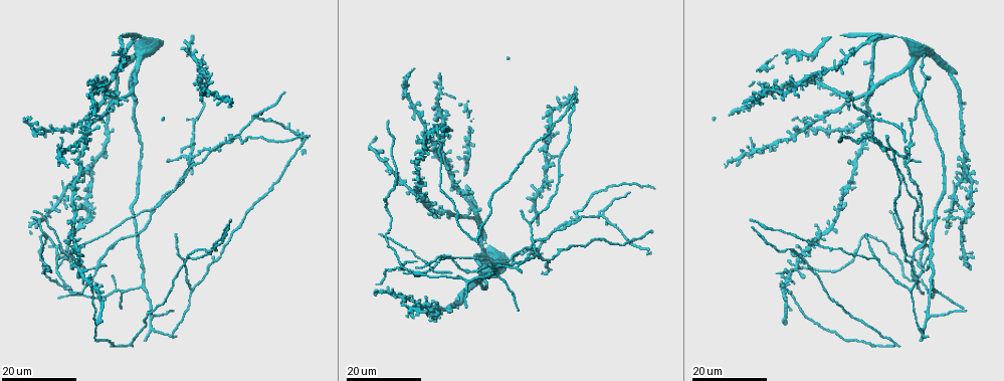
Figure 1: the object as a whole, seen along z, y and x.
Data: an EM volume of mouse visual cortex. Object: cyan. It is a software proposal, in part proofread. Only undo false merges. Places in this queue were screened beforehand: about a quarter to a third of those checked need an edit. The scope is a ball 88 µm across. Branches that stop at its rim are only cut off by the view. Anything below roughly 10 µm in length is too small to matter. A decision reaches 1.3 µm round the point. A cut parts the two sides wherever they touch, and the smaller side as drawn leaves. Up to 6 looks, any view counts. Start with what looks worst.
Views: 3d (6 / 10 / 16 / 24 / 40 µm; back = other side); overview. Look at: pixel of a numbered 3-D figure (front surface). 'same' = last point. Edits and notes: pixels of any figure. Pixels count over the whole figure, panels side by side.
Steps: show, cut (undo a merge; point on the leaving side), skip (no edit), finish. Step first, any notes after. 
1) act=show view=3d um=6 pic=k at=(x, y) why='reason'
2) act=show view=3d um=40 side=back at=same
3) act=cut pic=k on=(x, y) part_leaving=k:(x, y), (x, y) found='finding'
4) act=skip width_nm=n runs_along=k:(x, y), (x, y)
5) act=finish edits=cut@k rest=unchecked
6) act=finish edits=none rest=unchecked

act=show view=3d um=16 pic=1 at=(873, 116) why='arms part here'

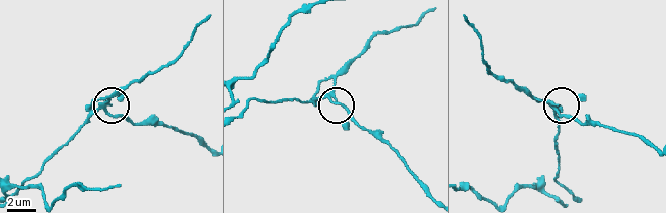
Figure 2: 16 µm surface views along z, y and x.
act=show view=3d um=6 pic=2 at=(553, 106)

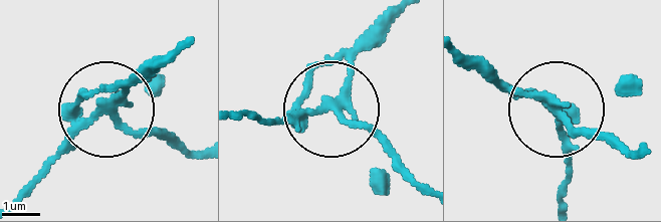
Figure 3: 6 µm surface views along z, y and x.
act=show view=3d um=6 side=back pic=3 at=(117, 110) why='other side'

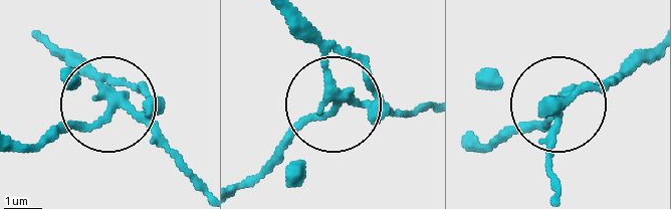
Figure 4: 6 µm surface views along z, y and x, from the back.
act=cut pic=4 on=(80, 132) side_arm_um=13 part_leaving=4:(113, 98), (87, 121), (20, 144) found='a second neuron is stuck on'

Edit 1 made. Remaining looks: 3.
act=show view=3d um=16 pic=1 at=(93, 289)

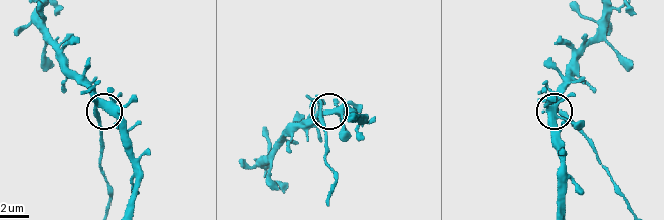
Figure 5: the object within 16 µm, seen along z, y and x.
act=show view=3d um=10 pic=5 at=(103, 109) why='closer look'

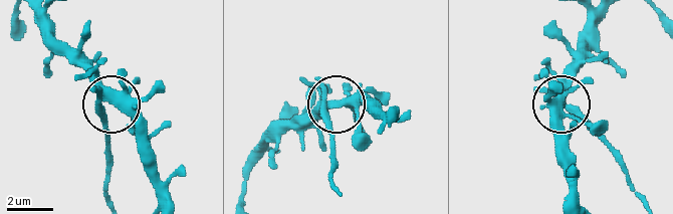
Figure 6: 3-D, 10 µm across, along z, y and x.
act=skip width_nm=390 runs_along=6:(41, 13), (56, 41), (152, 149) found='continuous, no second neuron'

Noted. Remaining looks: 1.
act=finish edits=cut@4 rest=unchecked

